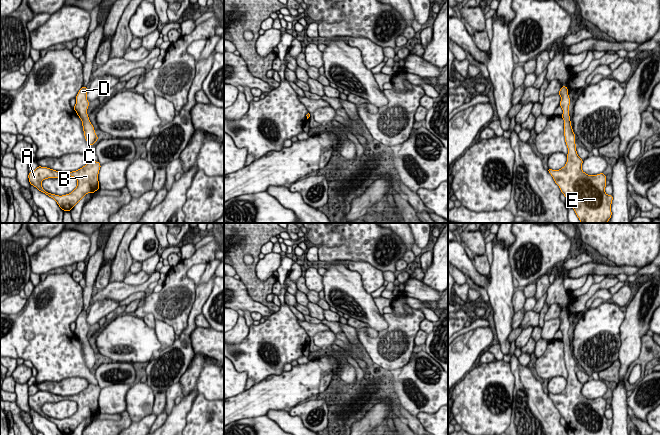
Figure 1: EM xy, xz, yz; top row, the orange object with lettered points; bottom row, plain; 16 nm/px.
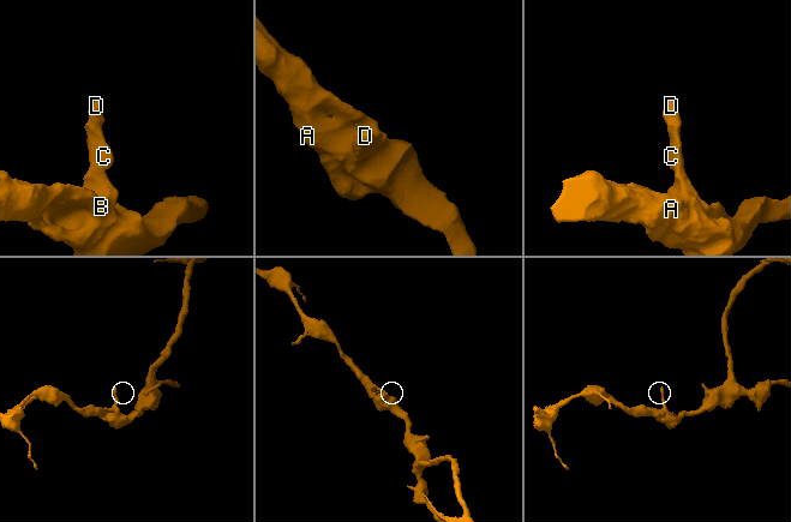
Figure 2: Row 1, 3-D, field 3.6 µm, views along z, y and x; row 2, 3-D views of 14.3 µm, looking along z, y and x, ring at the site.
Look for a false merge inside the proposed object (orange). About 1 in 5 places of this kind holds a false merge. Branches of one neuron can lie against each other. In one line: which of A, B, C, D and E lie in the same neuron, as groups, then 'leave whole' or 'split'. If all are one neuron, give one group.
A B C D E | leave whole

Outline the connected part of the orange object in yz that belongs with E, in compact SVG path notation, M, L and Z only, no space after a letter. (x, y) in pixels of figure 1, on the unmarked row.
M562 310L559 319L561 320L559 330L563 334L565 366L568 372L567 386L560 394L548 392L548 396L574 435L611 435L613 420L607 419L604 414L607 404L604 397L587 399L582 395L583 384L576 375L575 358L569 340L571 326L566 310Z

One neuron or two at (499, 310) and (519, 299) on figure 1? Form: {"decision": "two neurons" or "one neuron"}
{"decision": "two neurons"}

